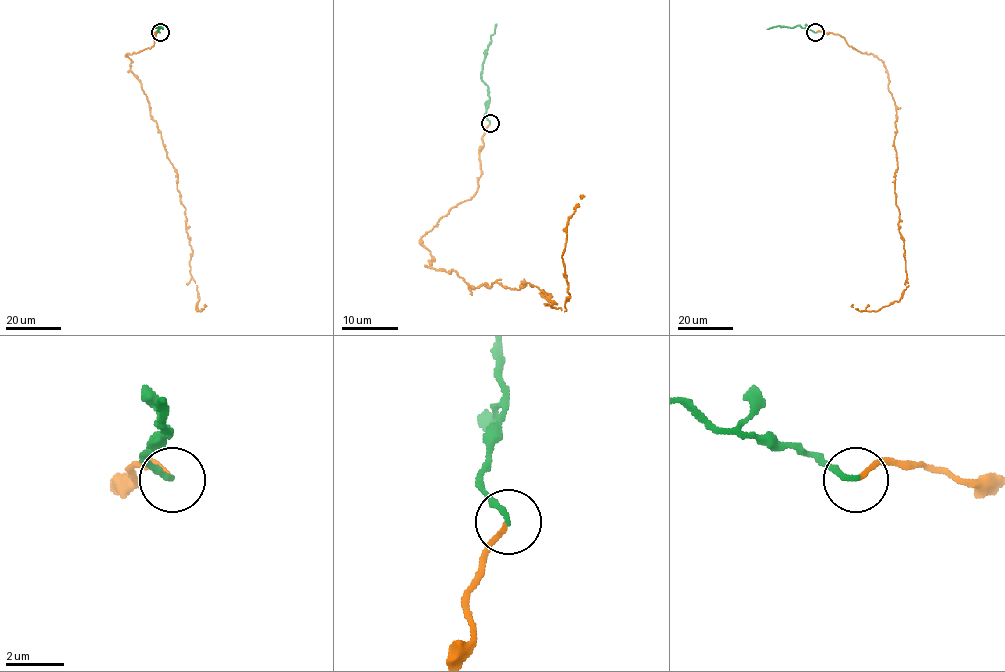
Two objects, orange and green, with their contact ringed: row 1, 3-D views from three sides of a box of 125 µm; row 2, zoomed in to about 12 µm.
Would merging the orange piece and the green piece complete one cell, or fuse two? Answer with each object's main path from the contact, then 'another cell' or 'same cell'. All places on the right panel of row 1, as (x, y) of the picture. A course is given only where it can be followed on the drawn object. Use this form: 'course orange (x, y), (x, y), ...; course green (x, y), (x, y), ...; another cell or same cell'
course orange (815, 33), (839, 34), (881, 61), (896, 108), (895, 190), (908, 285), (898, 301), (877, 311), (852, 304); course green (815, 33), (799, 25), (766, 29); same cell

